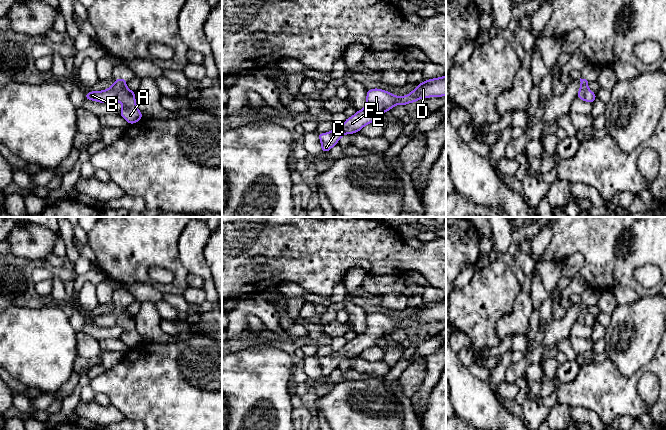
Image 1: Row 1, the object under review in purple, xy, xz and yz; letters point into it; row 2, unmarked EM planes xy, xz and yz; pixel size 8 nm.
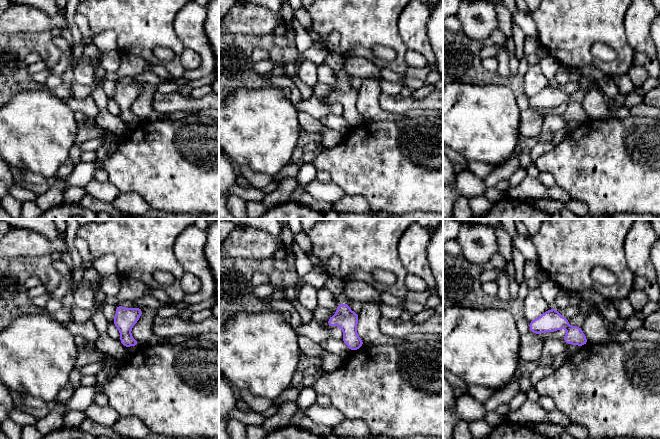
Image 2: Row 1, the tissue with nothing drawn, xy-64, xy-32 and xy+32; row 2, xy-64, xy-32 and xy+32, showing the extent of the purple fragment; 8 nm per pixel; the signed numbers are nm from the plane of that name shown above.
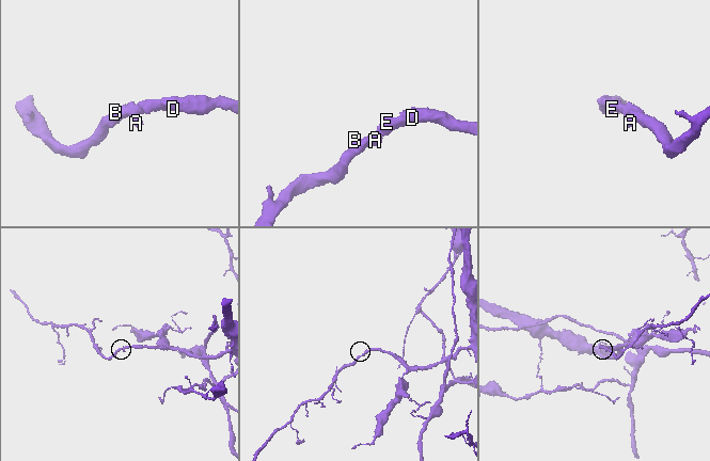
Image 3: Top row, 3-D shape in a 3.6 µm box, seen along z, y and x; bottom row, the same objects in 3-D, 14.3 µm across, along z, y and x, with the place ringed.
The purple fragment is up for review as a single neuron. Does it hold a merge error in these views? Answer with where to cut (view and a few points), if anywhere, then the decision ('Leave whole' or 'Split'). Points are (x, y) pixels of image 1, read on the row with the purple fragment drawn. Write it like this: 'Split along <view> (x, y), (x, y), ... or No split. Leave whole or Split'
No split. Leave whole

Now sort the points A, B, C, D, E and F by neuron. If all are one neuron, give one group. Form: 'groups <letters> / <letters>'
groups A B C D E F

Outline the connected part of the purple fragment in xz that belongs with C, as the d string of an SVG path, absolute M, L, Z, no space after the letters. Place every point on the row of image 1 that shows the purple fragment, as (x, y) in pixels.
M446 75L425 80L404 96L396 96L379 88L369 89L366 94L366 106L363 109L357 110L353 116L347 117L340 127L333 128L330 132L317 133L321 142L321 153L329 152L345 134L357 133L364 126L376 122L380 114L390 111L396 105L405 106L422 98L443 96L446 96Z

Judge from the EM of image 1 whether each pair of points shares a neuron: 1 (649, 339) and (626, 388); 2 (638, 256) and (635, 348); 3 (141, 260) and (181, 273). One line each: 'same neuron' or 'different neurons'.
1: different neurons
2: different neurons
3: same neuron

